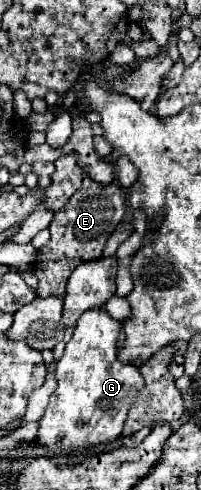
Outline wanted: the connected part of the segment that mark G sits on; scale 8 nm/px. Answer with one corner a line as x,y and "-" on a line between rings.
92,309
84,311
84,315
78,319
74,327
72,339
66,343
64,355
58,361
56,367
56,381
58,387
50,397
50,403
40,419
40,429
36,441
50,447
50,455
60,455
68,451
80,451
90,445
106,443
116,439
122,433
126,415
130,411
130,405
134,403
136,395
144,387
144,377
140,369
134,363
120,363
116,357
116,339
122,331
122,323
112,319
104,309

